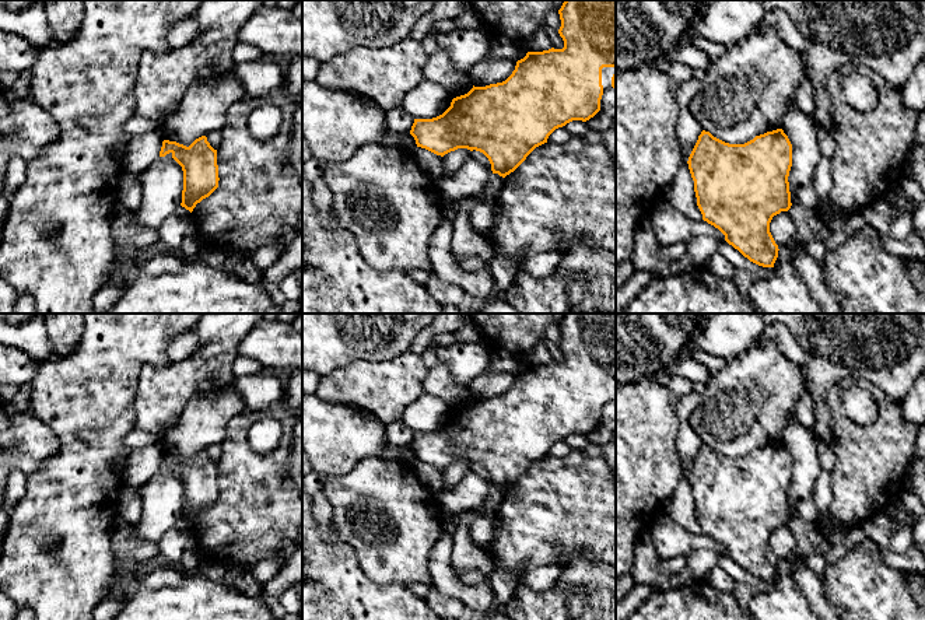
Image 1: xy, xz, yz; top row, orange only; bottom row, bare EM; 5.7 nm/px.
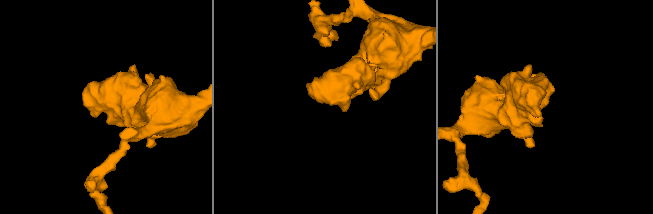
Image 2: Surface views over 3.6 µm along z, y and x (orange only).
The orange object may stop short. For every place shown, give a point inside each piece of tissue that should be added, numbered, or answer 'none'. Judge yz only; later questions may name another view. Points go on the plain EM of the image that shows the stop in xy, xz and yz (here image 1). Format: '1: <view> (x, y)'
none

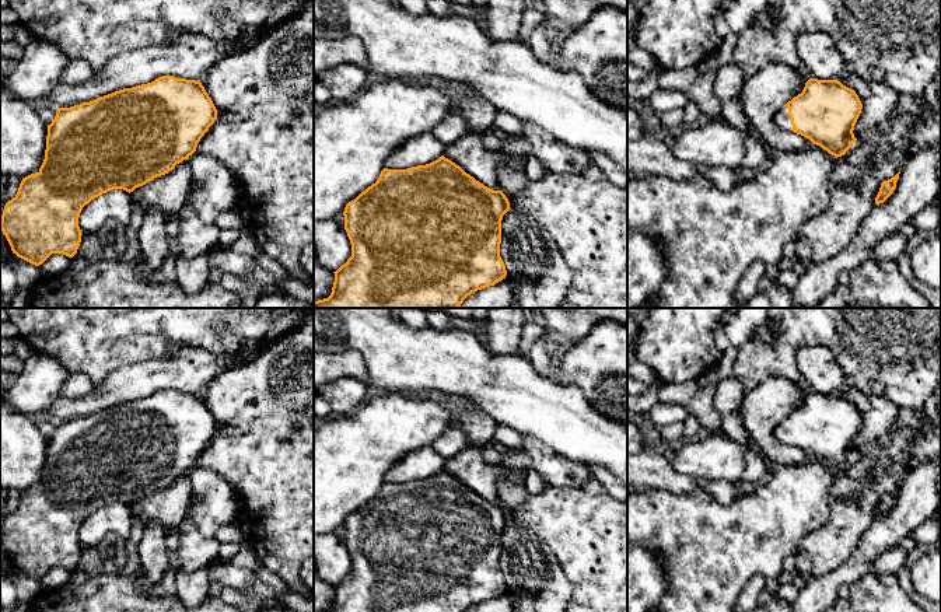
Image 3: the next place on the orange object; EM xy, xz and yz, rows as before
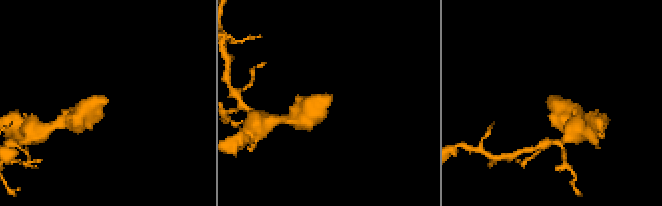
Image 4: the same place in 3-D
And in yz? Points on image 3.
1: yz (782, 432)

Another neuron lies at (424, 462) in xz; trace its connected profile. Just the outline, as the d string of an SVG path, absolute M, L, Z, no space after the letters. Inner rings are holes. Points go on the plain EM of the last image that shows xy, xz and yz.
M431 447L420 448L403 455L385 473L384 480L388 483L407 483L417 479L426 479L438 473L445 459Z

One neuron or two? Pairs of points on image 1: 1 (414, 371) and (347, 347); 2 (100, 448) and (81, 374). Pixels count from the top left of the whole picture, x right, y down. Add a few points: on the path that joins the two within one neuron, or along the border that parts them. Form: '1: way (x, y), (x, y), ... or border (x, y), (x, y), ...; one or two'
1: border (410, 347), (391, 358), (356, 360), (351, 364); two
2: way (91, 430), (88, 392); one

